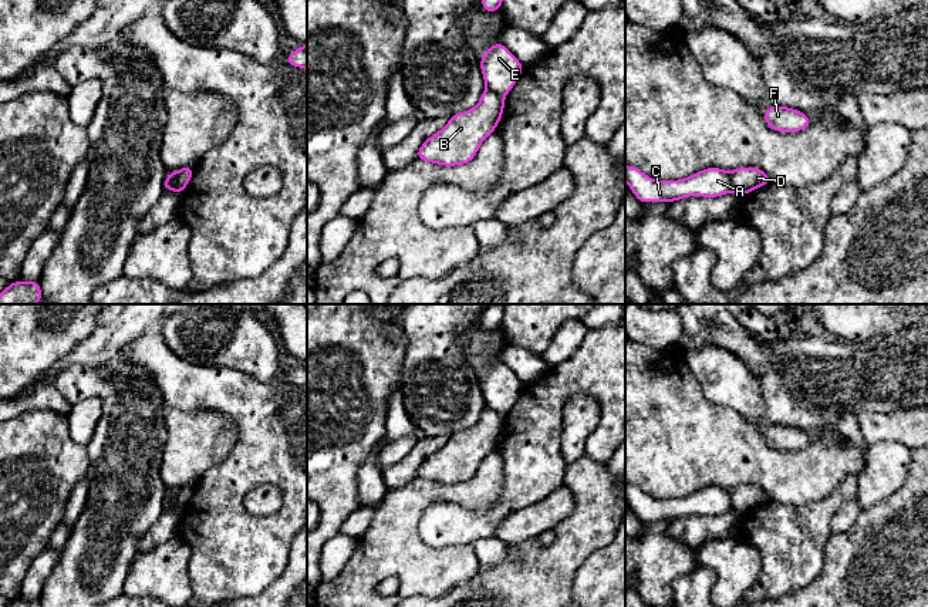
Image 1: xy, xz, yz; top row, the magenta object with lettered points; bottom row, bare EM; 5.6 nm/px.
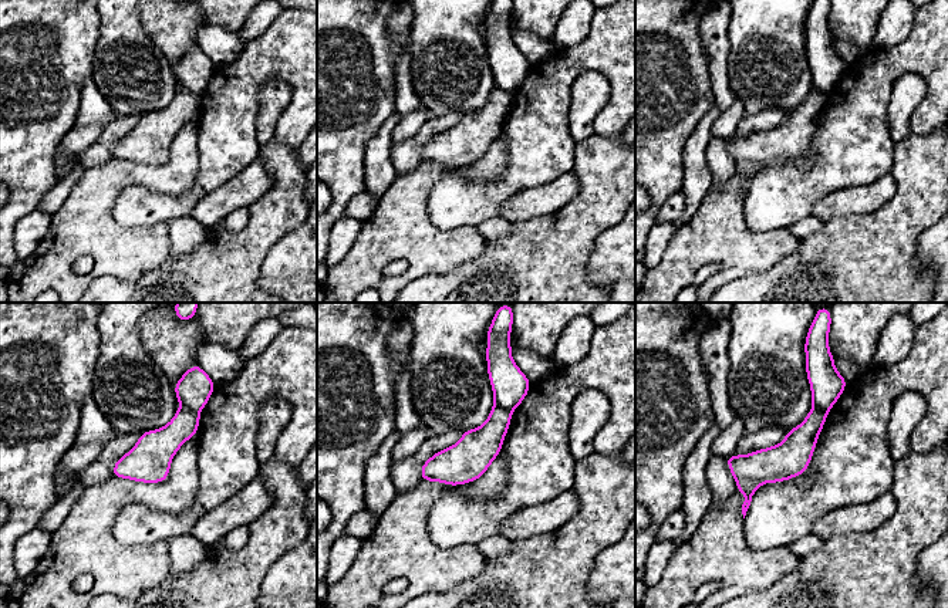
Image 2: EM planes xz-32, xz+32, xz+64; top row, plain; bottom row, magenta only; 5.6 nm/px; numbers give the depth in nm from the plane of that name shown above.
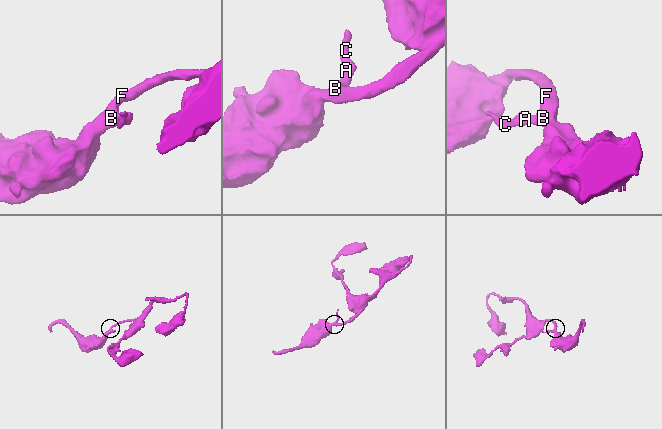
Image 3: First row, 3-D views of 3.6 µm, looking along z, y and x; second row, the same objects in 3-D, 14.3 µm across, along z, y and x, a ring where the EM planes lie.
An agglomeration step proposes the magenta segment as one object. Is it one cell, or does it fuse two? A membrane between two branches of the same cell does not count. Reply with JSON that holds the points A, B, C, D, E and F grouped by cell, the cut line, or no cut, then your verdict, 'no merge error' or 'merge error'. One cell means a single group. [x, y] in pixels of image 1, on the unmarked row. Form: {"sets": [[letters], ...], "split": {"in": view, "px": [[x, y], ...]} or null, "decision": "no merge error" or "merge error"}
{"sets": [["A", "C", "E"], ["B", "D", "F"]], "split": {"in": "xy", "px": [[174, 491], [174, 505], [171, 508]]}, "decision": "merge error"}

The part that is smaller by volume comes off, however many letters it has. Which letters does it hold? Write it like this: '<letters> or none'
A, C, E

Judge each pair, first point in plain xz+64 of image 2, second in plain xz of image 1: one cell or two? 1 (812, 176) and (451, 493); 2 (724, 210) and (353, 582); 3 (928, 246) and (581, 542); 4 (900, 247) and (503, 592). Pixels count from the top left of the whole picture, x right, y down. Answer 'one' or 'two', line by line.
1: two
2: one
3: two
4: one

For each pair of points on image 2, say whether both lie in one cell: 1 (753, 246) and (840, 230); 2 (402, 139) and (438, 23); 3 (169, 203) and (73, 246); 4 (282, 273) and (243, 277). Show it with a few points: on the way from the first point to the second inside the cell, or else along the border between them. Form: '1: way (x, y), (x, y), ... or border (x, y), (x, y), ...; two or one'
1: border (800, 239), (796, 249), (776, 263); two
2: way (424, 111), (435, 87), (435, 51); one
3: border (118, 193), (112, 218), (120, 225), (155, 225); two
4: border (273, 246), (262, 266), (257, 287); two

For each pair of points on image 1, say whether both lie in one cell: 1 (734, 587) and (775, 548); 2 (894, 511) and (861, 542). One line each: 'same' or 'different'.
1: different
2: same

